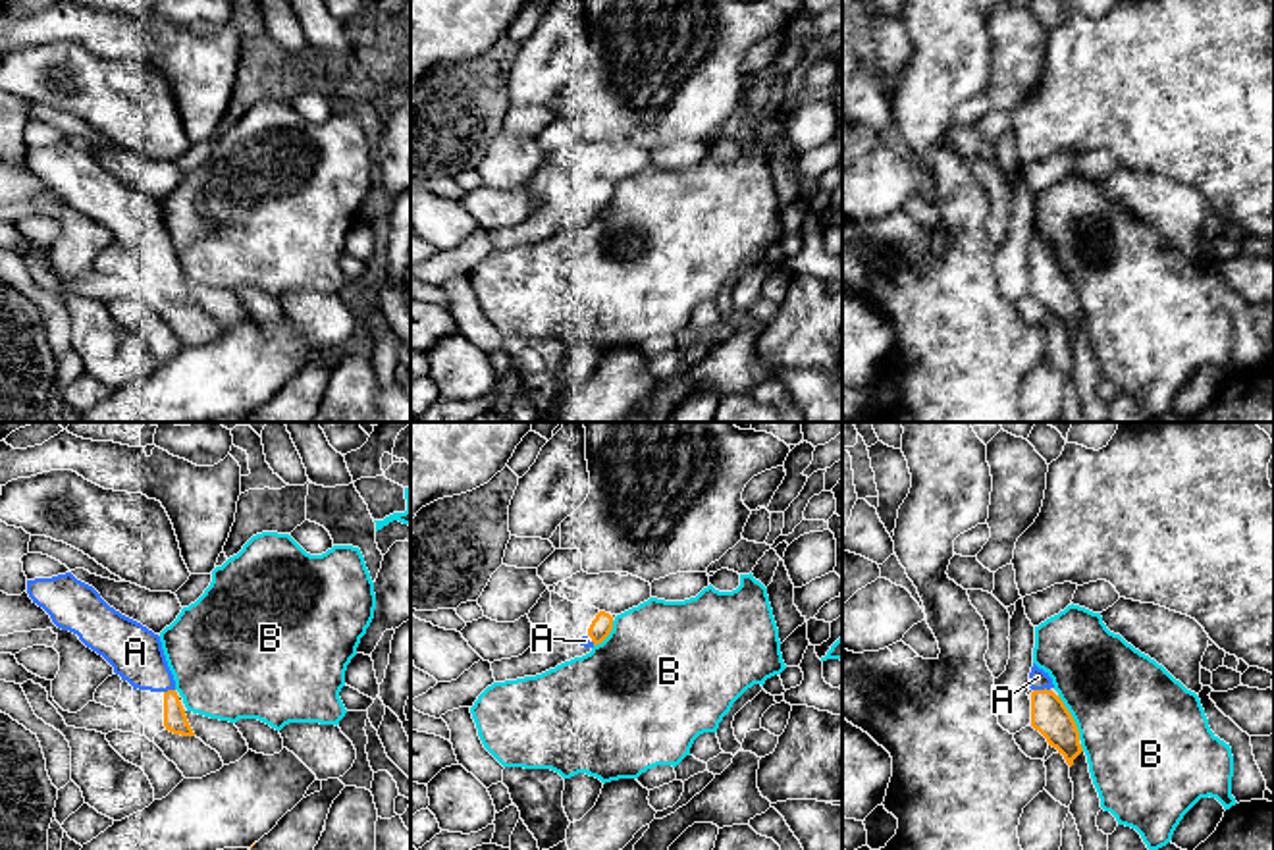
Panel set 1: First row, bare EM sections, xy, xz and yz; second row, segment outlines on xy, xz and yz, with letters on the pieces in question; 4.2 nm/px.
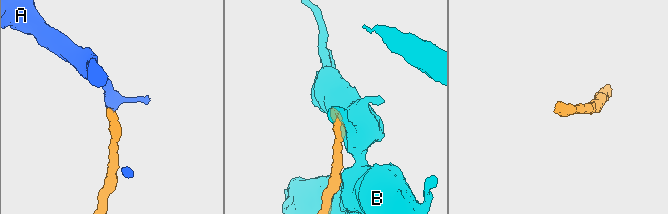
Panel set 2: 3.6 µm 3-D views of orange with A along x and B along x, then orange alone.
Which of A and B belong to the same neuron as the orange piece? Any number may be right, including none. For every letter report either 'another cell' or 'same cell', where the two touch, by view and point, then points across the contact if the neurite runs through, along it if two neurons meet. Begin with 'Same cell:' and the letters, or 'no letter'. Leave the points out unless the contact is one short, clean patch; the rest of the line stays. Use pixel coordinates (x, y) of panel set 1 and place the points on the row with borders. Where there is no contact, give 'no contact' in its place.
Same cell: A
A: same cell; meets orange in yz at (1041, 690)
B: another cell; meets orange in yz at (1072, 717)

